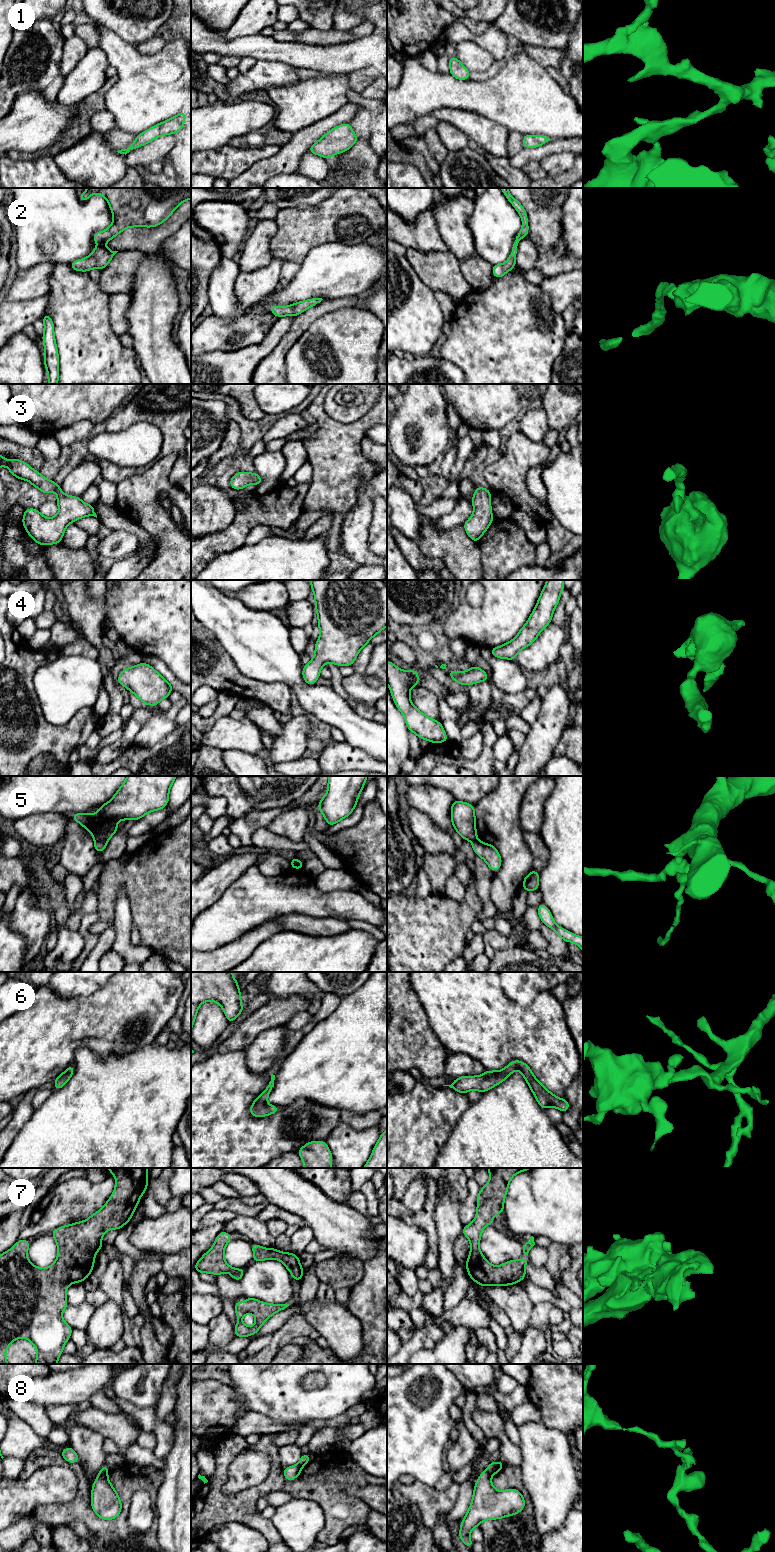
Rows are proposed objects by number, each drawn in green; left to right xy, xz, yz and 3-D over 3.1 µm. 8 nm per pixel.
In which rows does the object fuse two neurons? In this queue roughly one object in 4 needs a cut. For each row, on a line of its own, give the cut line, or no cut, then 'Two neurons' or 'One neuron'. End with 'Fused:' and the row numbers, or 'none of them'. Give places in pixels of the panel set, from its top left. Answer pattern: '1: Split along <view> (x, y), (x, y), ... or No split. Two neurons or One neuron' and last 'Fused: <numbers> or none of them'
1: No split. One neuron
2: No split. One neuron
3: No split. One neuron
4: No split. One neuron
5: Split along xy (95, 839), (104, 839), (106, 841). Two neurons
6: No split. One neuron
7: No split. One neuron
8: Split along xy (106, 1473), (98, 1476). Two neurons
Fused: 5, 8

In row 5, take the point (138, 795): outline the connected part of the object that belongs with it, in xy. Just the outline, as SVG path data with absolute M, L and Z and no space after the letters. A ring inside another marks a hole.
M127 776L125 782L118 789L112 799L101 805L95 814L74 813L71 818L87 829L95 840L108 841L118 832L119 820L139 820L145 814L158 811L167 806L169 790L177 776Z

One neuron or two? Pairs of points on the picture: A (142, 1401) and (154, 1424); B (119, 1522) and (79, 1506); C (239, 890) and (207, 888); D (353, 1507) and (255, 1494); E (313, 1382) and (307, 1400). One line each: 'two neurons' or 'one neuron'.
A: two neurons
B: one neuron
C: two neurons
D: one neuron
E: two neurons

